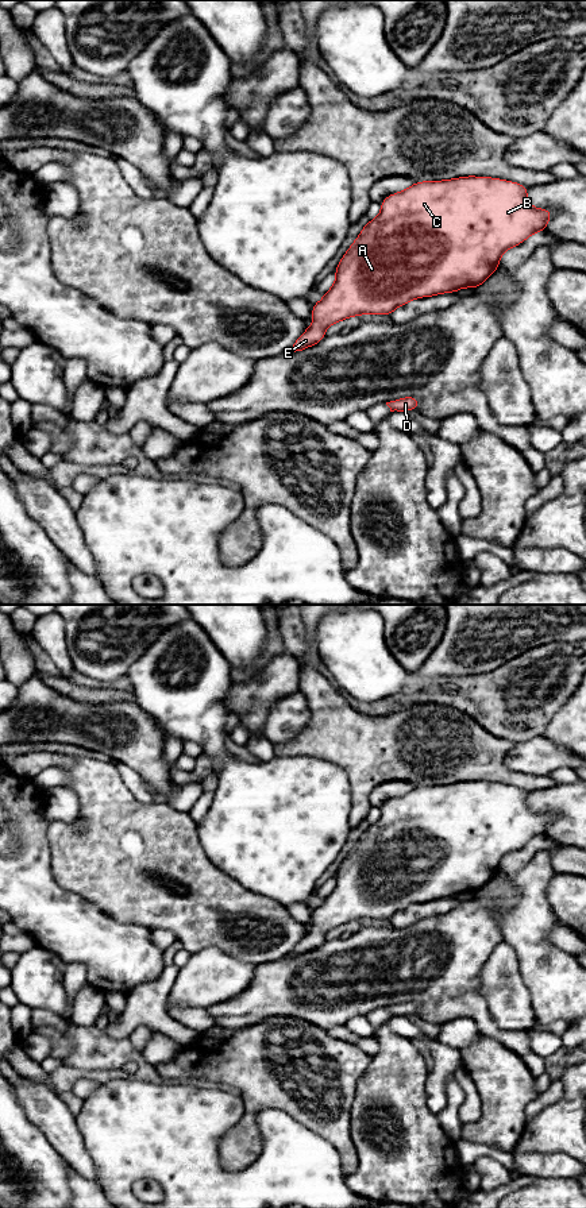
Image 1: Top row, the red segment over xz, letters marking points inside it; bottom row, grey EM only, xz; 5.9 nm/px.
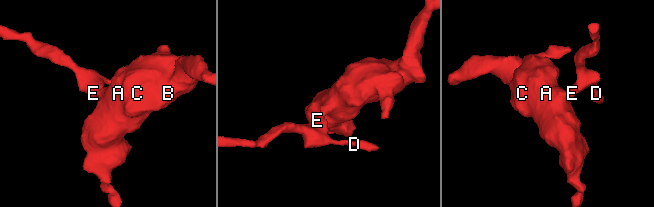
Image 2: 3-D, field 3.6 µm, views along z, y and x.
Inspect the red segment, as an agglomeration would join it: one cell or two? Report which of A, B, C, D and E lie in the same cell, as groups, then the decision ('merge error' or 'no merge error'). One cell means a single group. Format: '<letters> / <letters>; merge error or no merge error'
A B C D E; no merge error

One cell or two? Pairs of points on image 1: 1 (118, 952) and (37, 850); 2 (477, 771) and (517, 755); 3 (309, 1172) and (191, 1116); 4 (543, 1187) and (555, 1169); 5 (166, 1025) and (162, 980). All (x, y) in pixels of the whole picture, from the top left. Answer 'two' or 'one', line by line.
1: one
2: two
3: one
4: two
5: one

